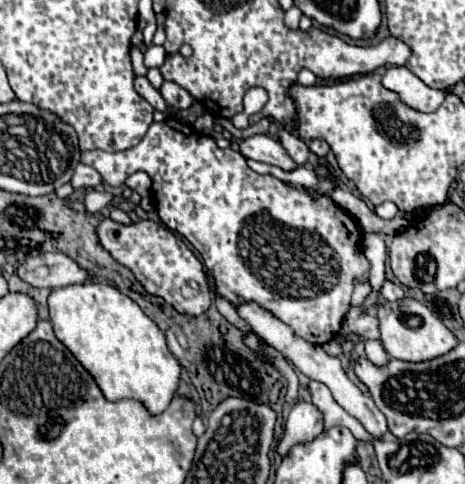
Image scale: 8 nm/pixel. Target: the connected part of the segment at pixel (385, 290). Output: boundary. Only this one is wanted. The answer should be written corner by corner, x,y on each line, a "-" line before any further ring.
385,279
385,281
383,281
383,287
381,287
381,295
383,295
387,301
397,301
397,299
403,299
403,297
405,297
405,291
403,291
403,287
401,287
399,283

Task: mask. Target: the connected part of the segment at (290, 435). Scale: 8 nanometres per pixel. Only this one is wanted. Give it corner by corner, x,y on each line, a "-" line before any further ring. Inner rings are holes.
299,401
291,407
291,413
285,421
283,437
277,443
277,453
285,457
289,449
297,443
309,443
313,437
323,433
323,415
321,411
307,401

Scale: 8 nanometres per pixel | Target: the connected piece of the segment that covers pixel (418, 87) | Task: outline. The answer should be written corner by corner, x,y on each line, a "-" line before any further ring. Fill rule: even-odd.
389,67
383,75
383,85
391,91
397,91
409,107
425,113
435,111
445,99
445,91
427,87
407,67

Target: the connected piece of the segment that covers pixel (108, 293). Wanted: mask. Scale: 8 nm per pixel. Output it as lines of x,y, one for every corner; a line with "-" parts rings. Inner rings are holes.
81,283
53,289
47,307
55,337
95,377
109,401
137,399
153,415
167,409
177,395
181,365
167,349
163,331
133,299
107,283

